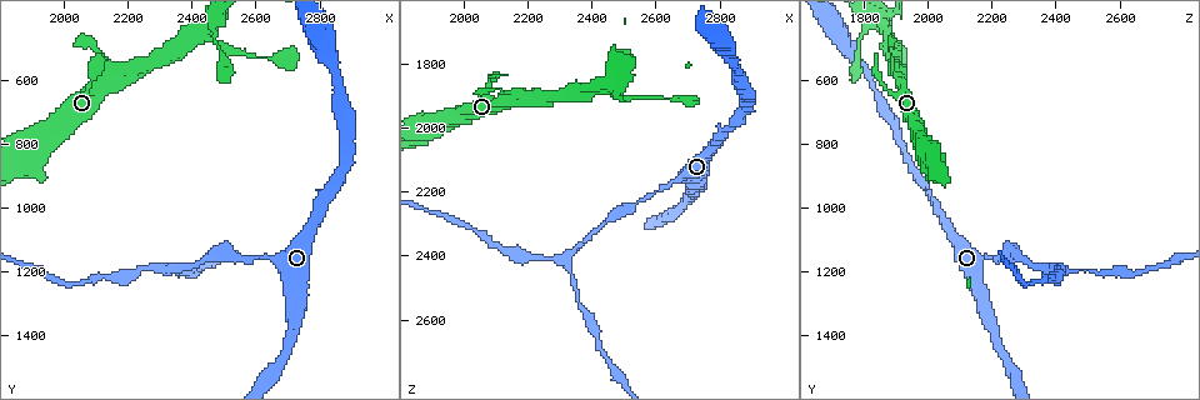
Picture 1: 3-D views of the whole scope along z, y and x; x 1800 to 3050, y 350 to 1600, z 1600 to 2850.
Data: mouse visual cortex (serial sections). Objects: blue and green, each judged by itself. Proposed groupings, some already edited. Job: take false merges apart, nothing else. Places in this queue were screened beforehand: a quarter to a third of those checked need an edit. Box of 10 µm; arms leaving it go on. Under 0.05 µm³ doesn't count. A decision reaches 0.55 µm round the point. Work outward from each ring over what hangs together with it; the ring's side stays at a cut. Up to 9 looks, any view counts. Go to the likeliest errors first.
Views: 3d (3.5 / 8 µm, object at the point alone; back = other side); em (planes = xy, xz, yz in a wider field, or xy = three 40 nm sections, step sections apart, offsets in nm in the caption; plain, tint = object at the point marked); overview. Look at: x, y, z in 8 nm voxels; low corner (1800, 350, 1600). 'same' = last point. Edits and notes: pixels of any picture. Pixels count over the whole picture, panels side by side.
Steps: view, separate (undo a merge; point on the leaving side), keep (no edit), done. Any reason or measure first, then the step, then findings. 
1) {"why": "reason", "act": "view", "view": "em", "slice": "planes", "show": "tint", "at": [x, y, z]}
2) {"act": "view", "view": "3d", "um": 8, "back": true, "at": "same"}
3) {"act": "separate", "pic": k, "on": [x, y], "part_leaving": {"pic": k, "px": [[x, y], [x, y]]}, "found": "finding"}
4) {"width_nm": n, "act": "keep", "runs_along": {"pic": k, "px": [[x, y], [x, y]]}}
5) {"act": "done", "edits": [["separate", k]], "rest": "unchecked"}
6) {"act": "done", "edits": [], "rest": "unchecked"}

{"why": "sudden change in width", "act": "view", "view": "3d", "um": 3.5, "at": [2150, 570, 1900]}

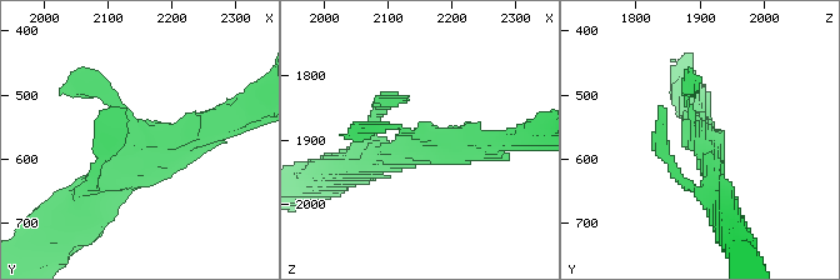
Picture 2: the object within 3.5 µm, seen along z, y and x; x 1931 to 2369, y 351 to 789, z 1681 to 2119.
{"act": "view", "view": "em", "slice": "xy", "step": 3, "show": "plain", "at": [2160, 565, 1895]}

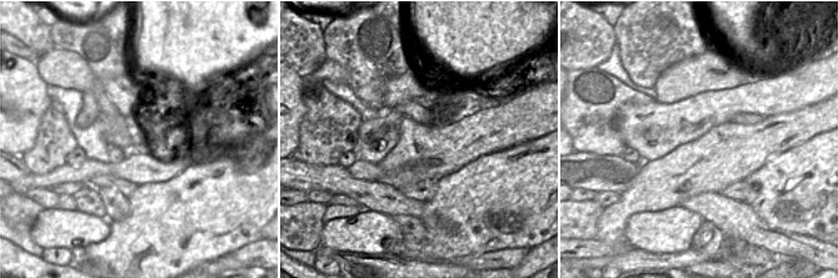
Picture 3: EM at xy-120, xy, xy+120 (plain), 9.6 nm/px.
{"act": "view", "view": "em", "slice": "xy", "step": 3, "show": "tint", "at": "same"}

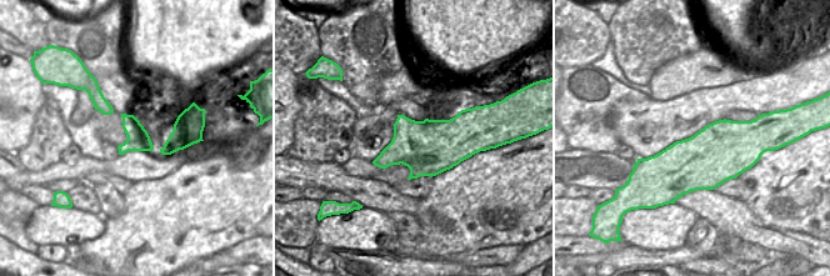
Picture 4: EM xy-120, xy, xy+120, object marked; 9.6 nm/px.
{"act": "keep", "runs_along": {"pic": 2, "px": [[720, 189], [695, 135], [689, 85]]}, "found": "one cell here"}

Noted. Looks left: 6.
{"why": "sharp bend", "act": "view", "view": "3d", "um": 8, "at": [2430, 460, 1870]}

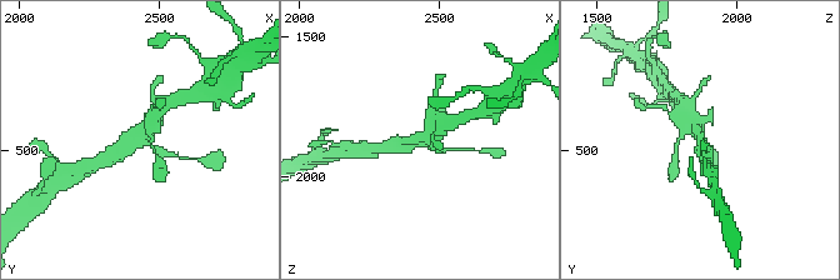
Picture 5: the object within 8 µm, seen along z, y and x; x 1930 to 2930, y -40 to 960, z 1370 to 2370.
{"act": "view", "view": "em", "slice": "xy", "step": 3, "show": "tint", "at": "same"}

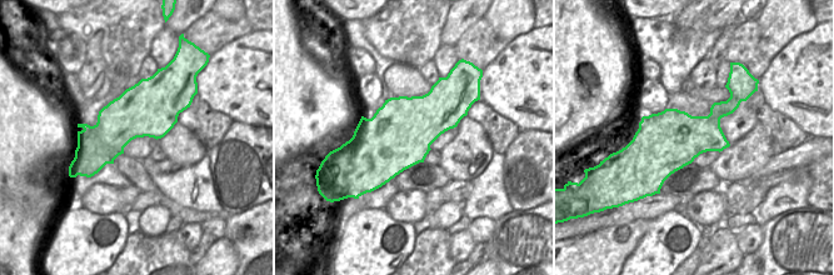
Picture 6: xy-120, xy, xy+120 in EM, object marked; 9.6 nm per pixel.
{"act": "keep", "runs_along": {"pic": 5, "px": [[390, 146], [423, 141], [454, 150]]}, "found": "one cell here"}

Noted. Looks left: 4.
{"why": "thin neck", "act": "view", "view": "3d", "um": 3.5, "at": [2590, 1160, 2200]}

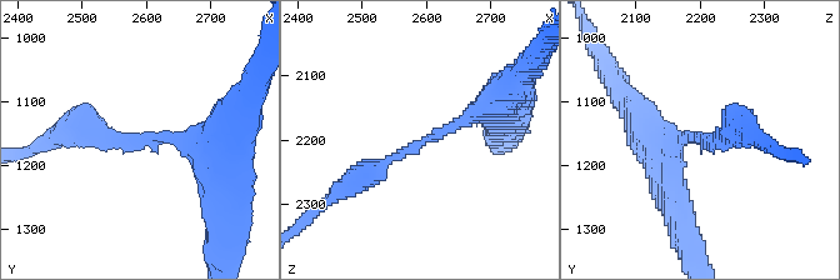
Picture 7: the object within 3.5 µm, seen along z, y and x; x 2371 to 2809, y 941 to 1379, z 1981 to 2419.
{"arm_widths_nm": [250, 300], "act": "view", "view": "em", "slice": "xy", "step": 3, "show": "tint", "at": [2600, 1160, 2200]}

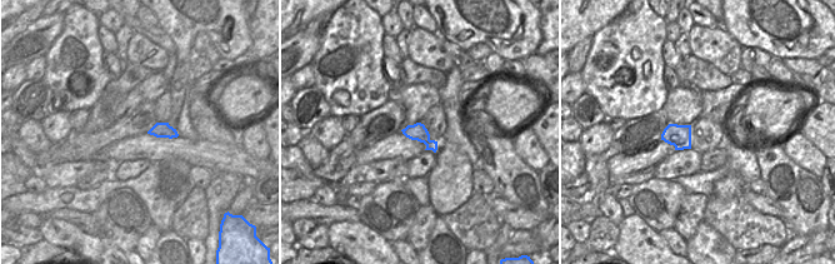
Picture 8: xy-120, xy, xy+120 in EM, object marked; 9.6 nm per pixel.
{"act": "keep", "runs_along": {"pic": 7, "px": [[495, 100], [354, 183]]}, "found": "continuous, no second cell"}

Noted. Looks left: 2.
{"why": "branch point", "act": "view", "view": "em", "slice": "xy", "step": 1, "show": "tint", "at": [2310, 1190, 2410]}

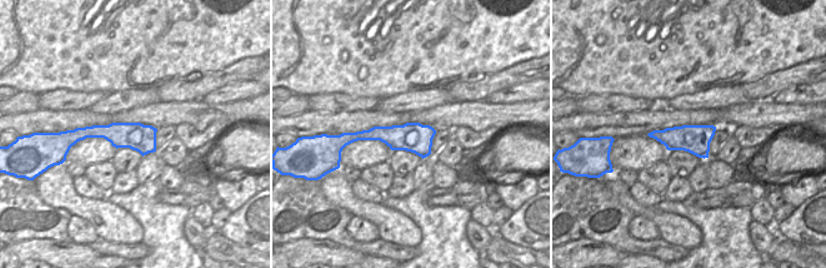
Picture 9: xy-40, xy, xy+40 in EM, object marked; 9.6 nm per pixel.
{"why": "wider look", "act": "view", "view": "3d", "um": 3.5, "at": "same"}

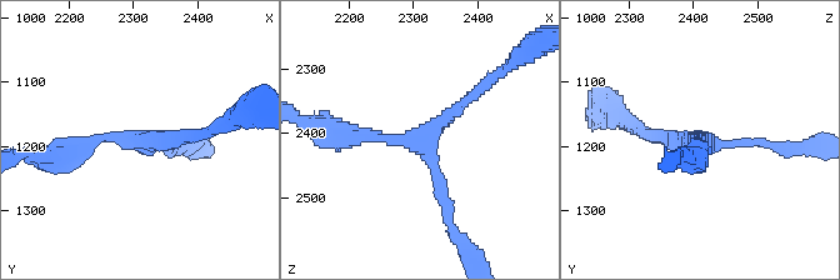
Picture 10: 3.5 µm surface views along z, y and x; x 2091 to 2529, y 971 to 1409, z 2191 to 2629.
{"act": "keep", "runs_along": {"pic": 9, "px": [[78, 132], [136, 135], [153, 148]]}, "found": "one cell here"}

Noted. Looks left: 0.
{"act": "done", "edits": [], "rest": "unchecked"}

